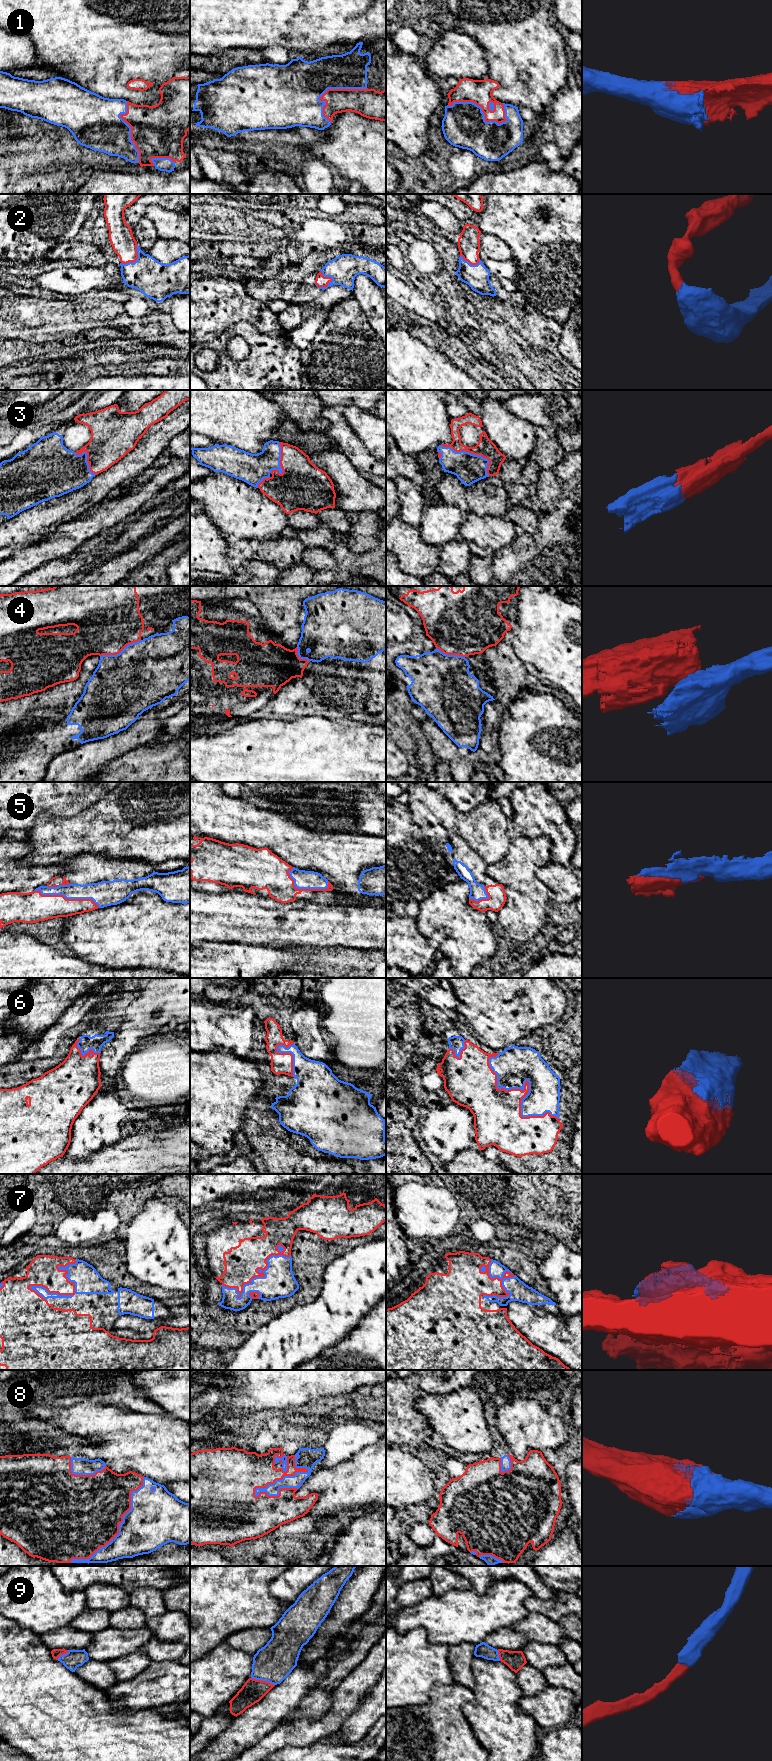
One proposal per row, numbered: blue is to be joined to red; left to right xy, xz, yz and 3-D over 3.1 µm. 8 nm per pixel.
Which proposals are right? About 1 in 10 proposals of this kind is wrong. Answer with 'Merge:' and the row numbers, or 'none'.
Merge: 1, 2, 3, 5, 6, 7, 8, 9

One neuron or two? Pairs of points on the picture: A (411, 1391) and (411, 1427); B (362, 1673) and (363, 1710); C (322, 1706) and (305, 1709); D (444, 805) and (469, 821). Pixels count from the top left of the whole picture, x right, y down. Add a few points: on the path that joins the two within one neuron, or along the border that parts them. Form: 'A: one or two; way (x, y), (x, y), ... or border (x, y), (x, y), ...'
A: one; way (409, 1400), (409, 1418)
B: two; border (375, 1684), (351, 1713)
C: one; way (318, 1706), (309, 1706)
D: one; way (449, 811), (459, 821), (463, 821)

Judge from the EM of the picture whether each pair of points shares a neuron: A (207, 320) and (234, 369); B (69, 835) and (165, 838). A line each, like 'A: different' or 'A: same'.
A: different
B: same

